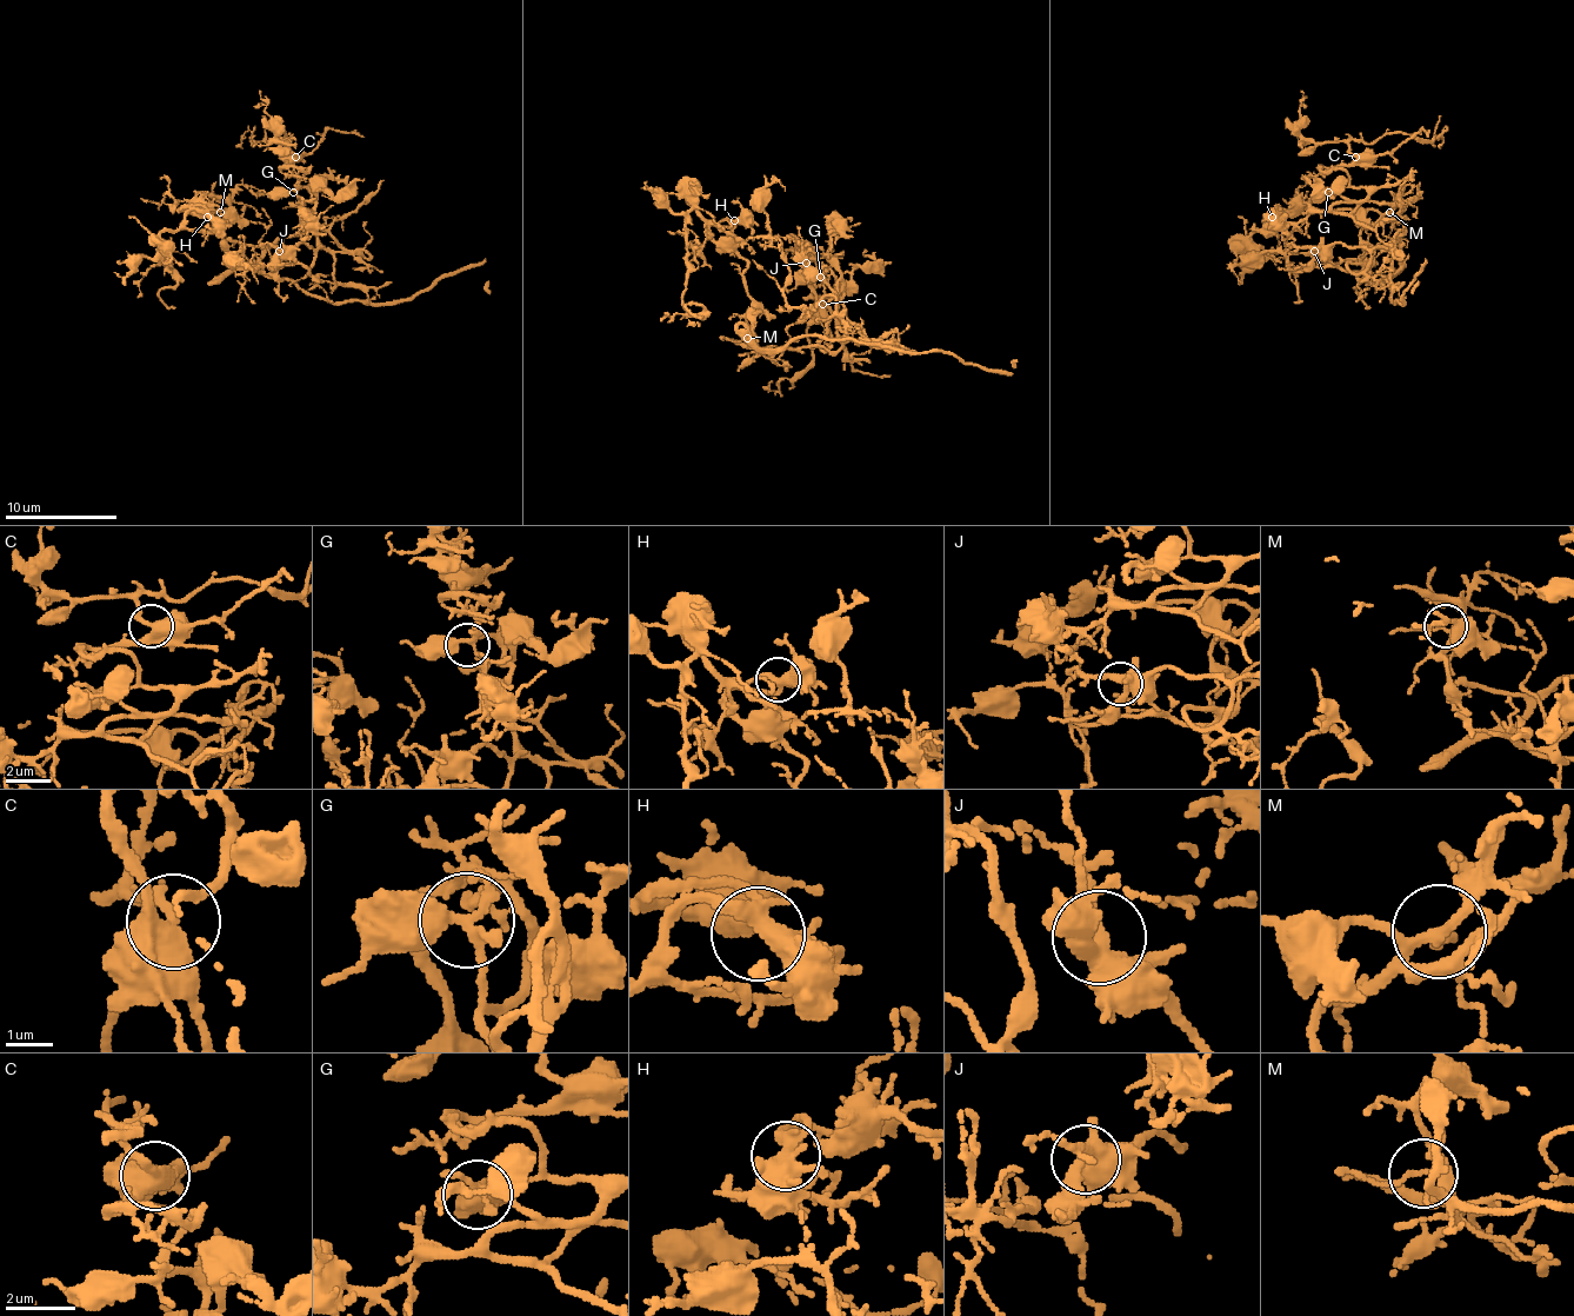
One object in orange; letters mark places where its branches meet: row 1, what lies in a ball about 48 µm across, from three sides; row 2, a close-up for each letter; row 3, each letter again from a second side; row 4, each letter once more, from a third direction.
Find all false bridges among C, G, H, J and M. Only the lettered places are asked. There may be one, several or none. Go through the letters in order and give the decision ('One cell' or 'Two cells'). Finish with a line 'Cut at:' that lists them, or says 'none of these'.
C: One cell
G: One cell
H: One cell
J: One cell
M: One cell
Cut at: none of these

